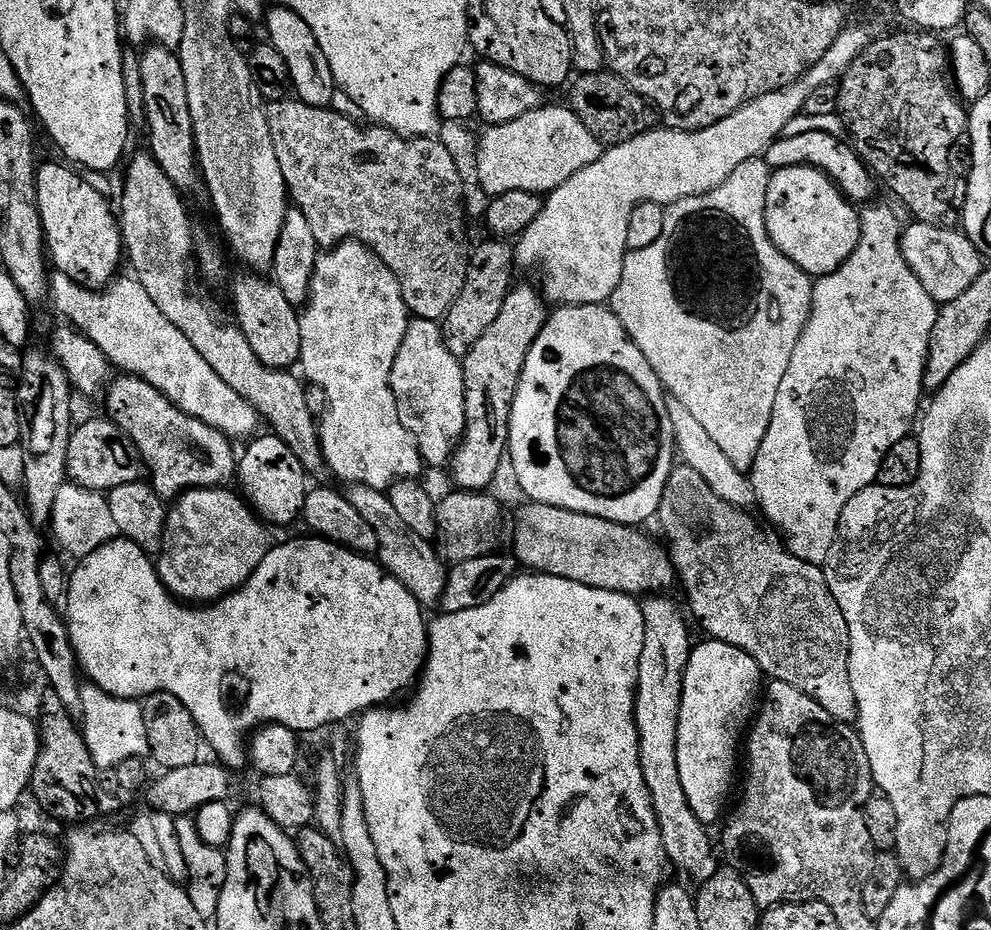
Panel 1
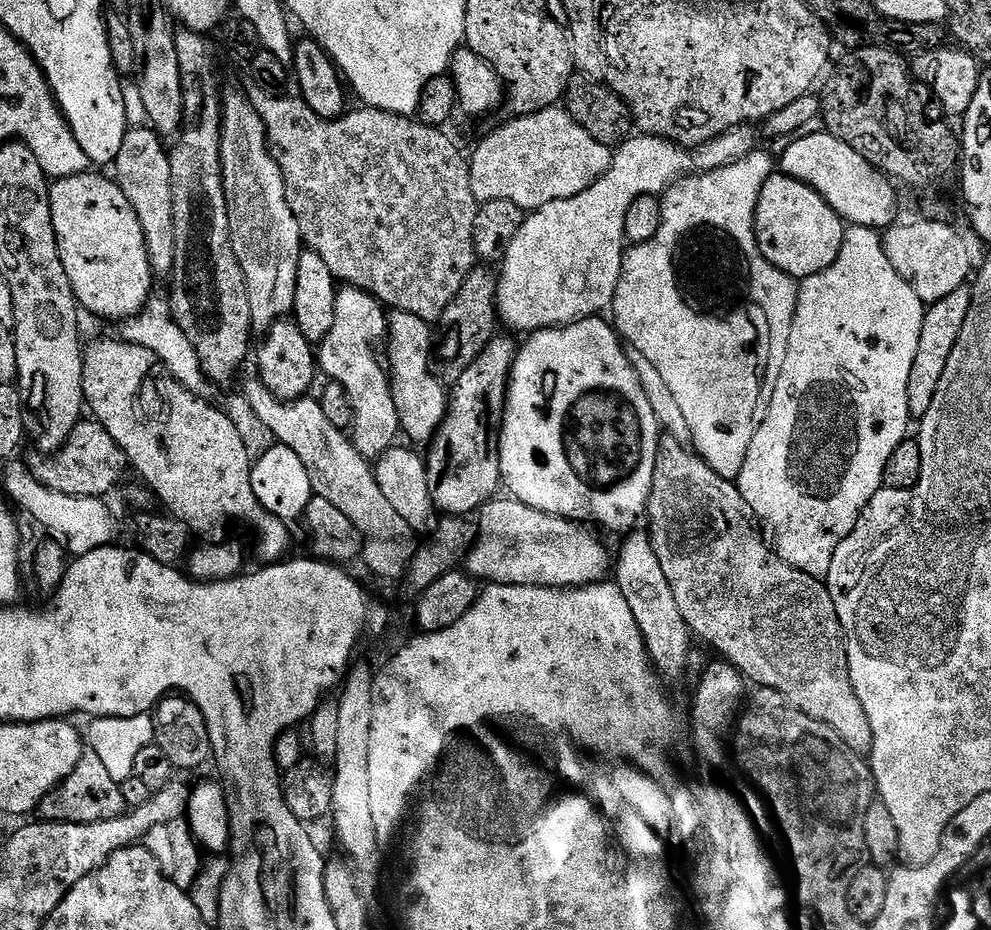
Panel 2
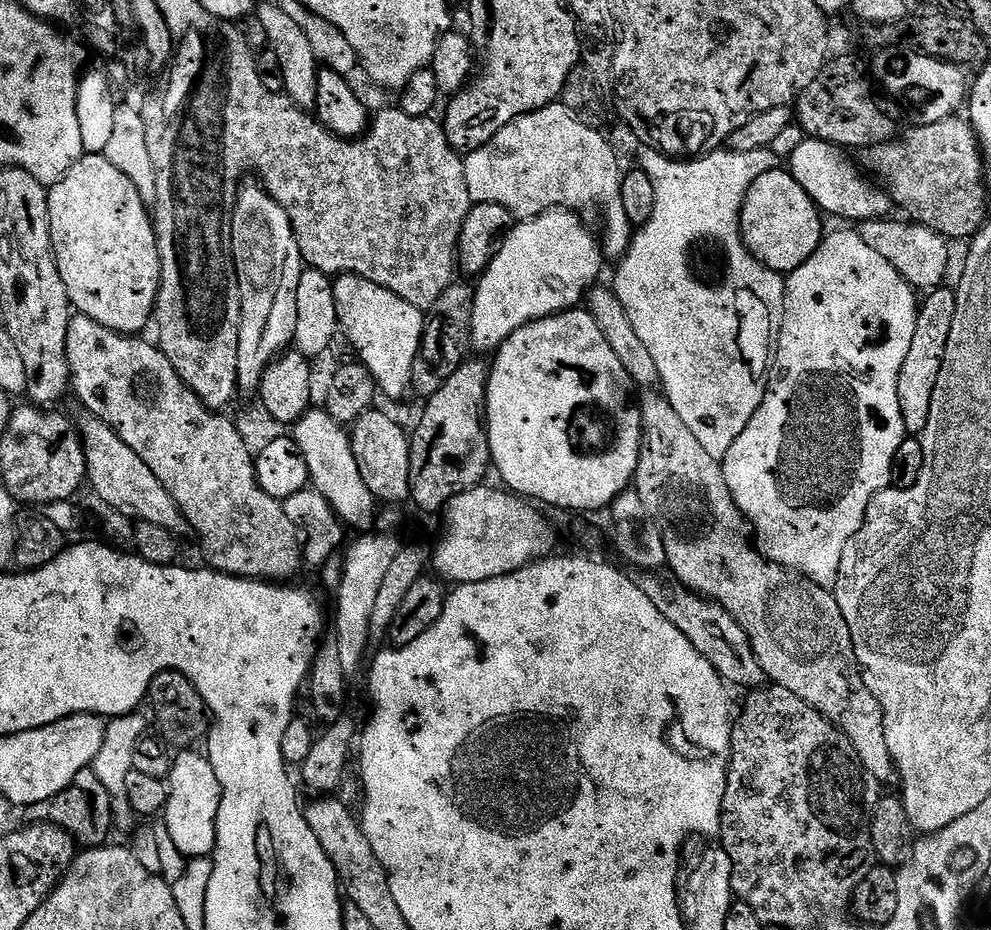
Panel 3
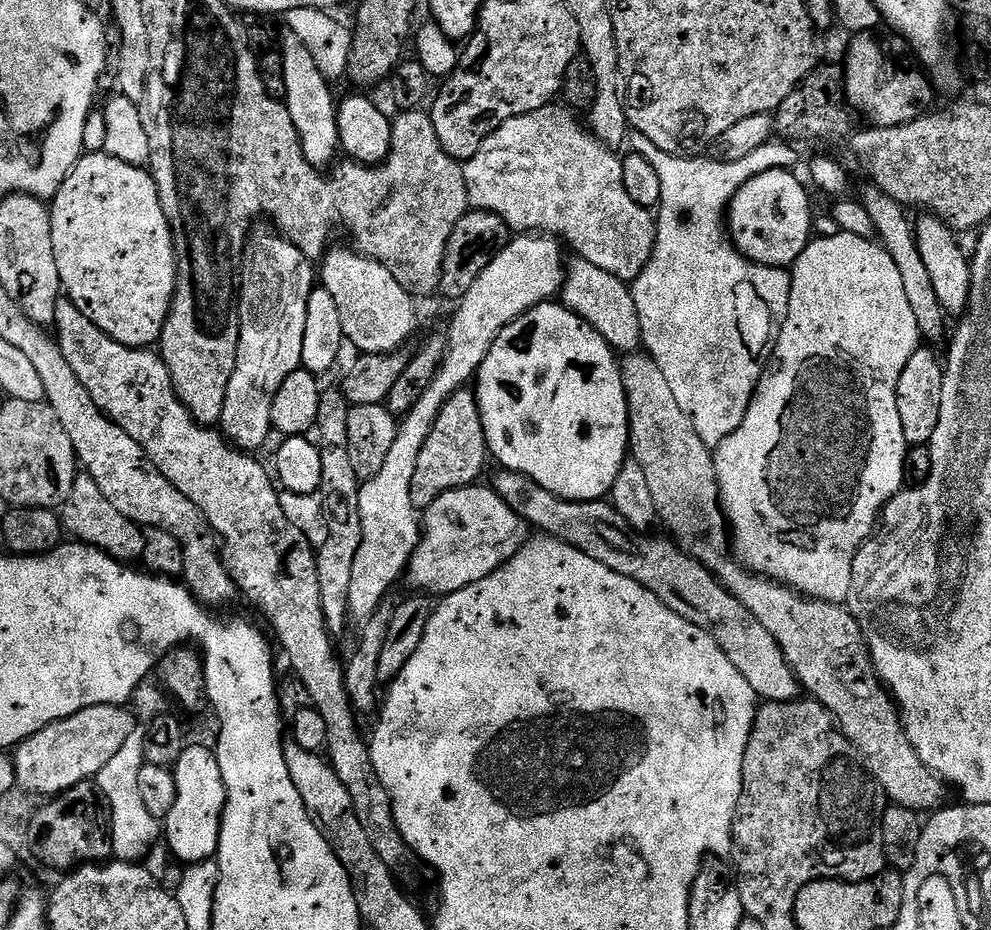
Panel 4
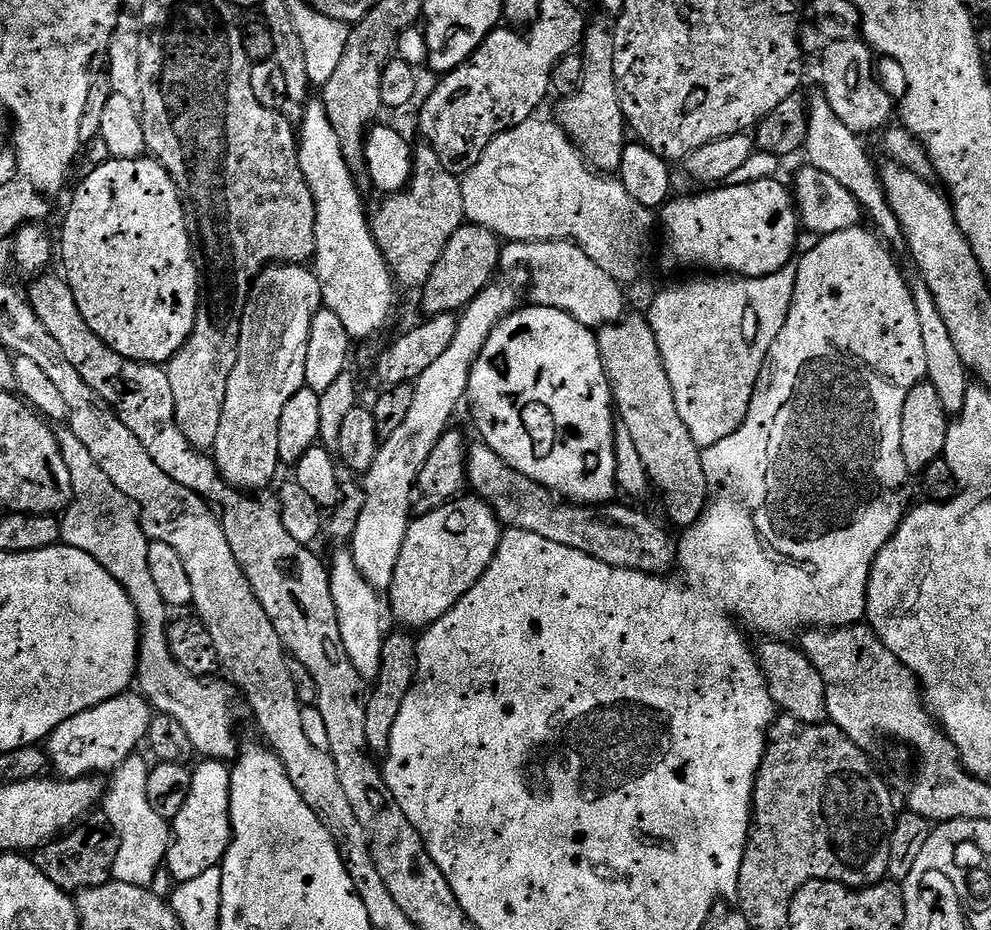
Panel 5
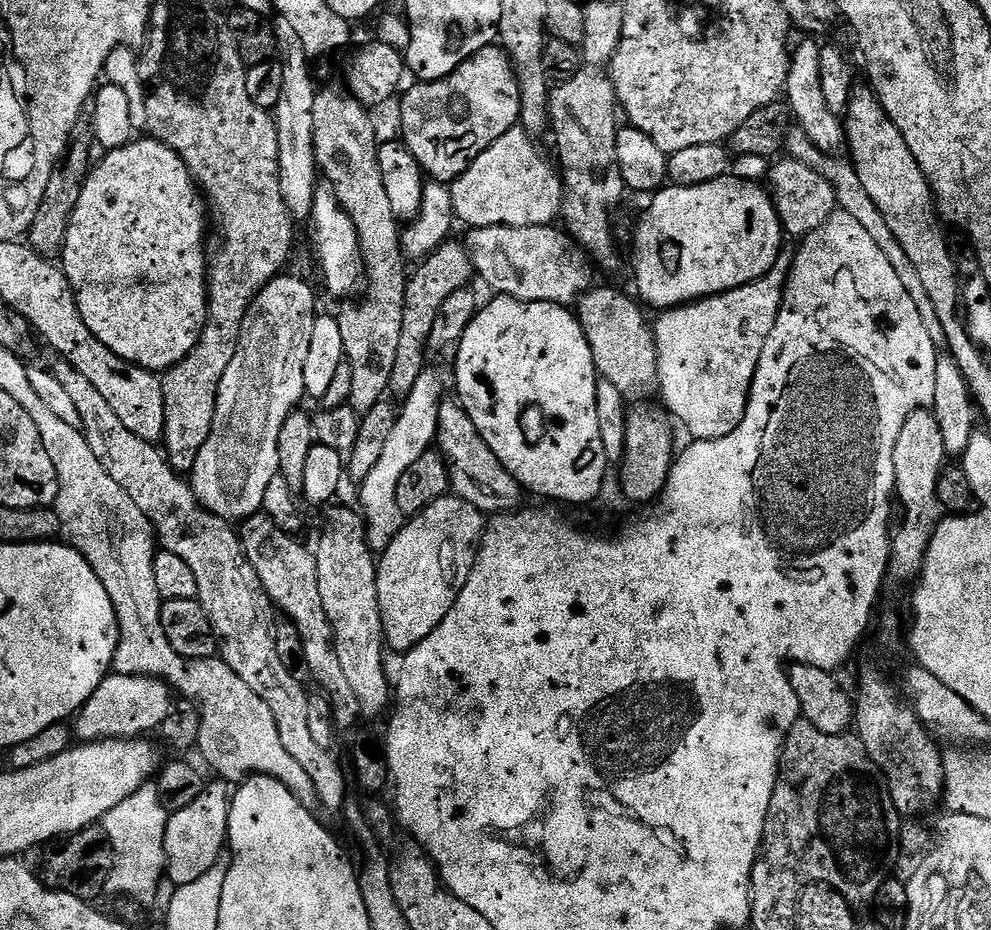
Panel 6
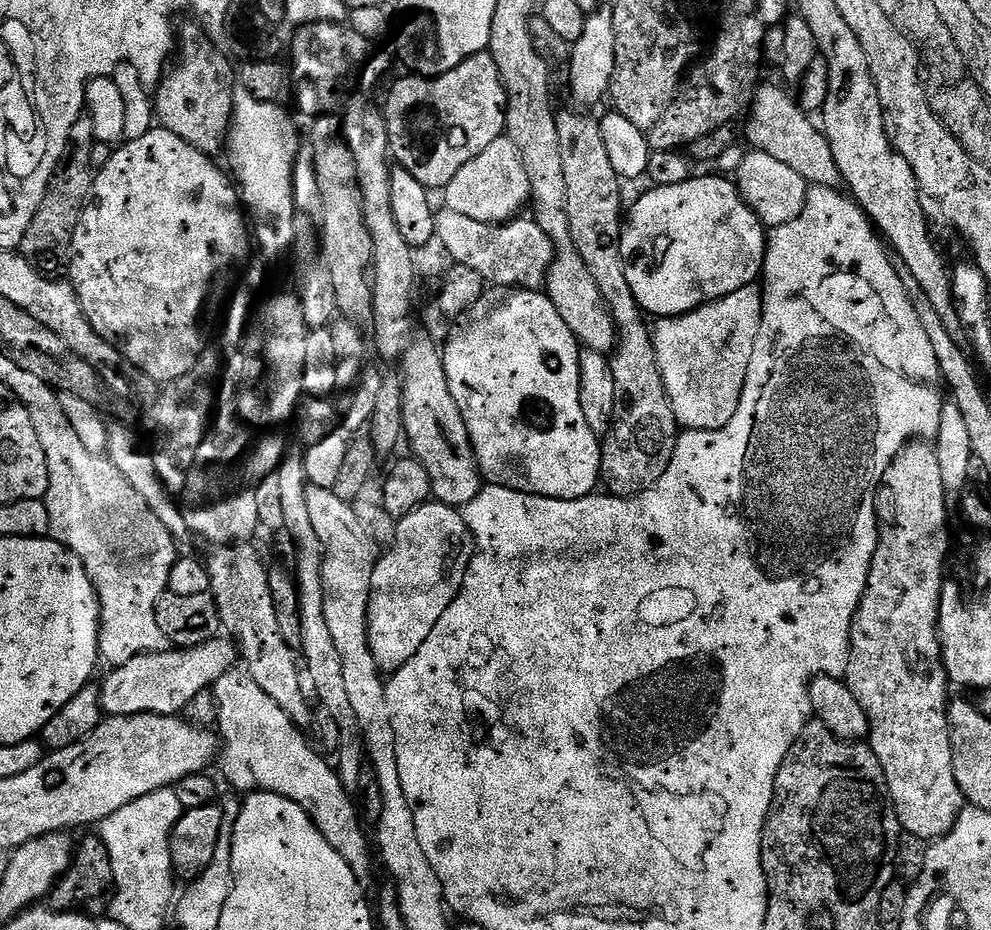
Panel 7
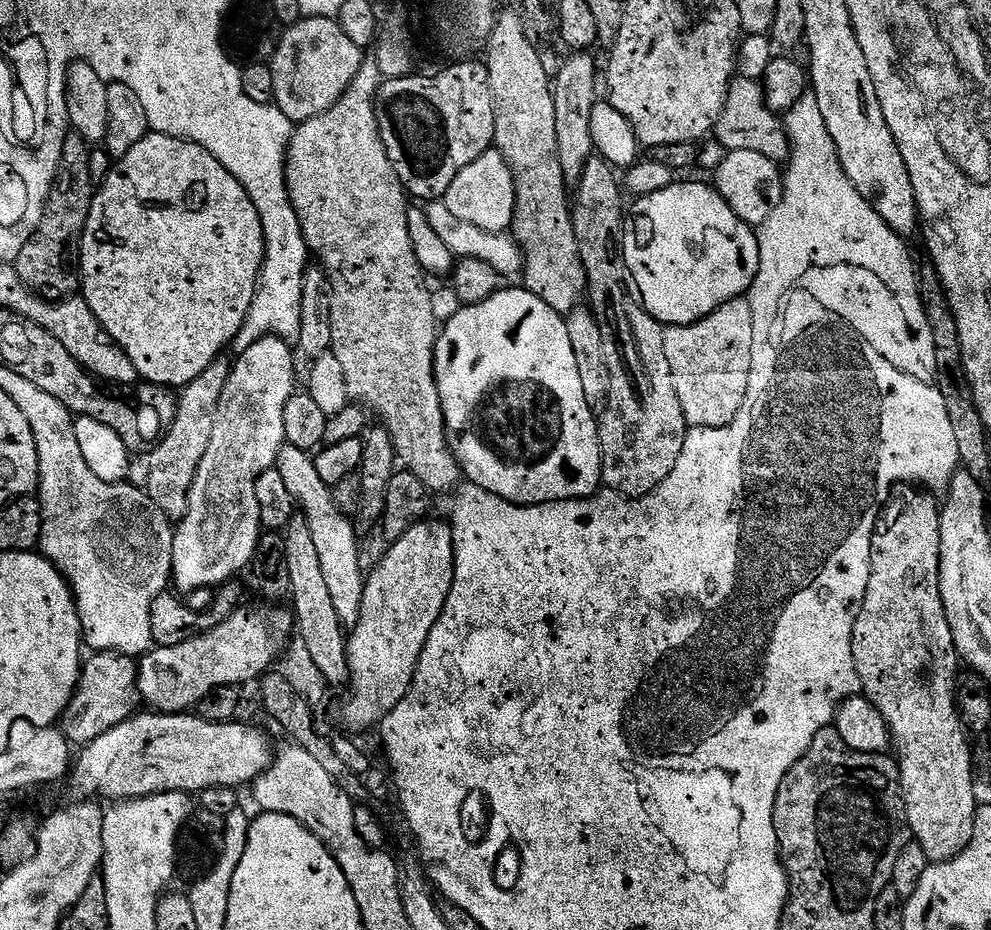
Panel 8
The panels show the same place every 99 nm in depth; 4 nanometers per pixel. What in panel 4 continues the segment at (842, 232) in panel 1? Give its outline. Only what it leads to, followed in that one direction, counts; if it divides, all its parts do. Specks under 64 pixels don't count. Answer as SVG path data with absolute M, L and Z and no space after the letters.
M775 168L750 178L750 182L734 194L726 216L726 227L736 249L755 264L791 269L810 243L813 235L812 204L796 174L787 168Z

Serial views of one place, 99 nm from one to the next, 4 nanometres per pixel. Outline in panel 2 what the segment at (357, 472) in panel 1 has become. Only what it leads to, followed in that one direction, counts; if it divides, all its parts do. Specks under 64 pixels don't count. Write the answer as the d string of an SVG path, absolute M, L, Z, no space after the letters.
M344 286L337 291L336 305L334 306L334 324L330 326L330 332L324 340L318 344L318 368L329 381L336 381L345 388L348 395L350 409L350 439L356 445L356 449L369 458L379 458L386 449L397 443L396 435L401 435L398 410L394 406L394 394L392 393L392 381L388 375L385 361L376 353L375 344L385 339L388 331L389 317L386 315L385 305L370 292L362 288Z

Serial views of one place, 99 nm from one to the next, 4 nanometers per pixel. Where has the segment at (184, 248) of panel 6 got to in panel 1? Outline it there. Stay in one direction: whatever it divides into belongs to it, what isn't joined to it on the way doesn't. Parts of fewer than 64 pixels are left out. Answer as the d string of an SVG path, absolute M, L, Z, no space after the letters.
M41 163L36 170L36 201L42 218L44 235L46 237L46 252L50 257L50 264L61 276L69 276L75 284L83 284L85 288L103 290L113 283L117 275L116 267L120 260L125 259L126 249L124 237L117 213L108 205L108 200L88 180L79 176L79 171L60 164Z

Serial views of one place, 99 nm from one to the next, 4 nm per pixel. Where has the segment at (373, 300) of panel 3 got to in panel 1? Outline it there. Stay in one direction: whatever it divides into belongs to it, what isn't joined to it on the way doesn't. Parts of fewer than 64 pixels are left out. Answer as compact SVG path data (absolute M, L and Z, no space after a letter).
M413 319L409 323L398 358L394 358L392 393L398 406L398 418L402 418L402 426L416 439L425 465L429 469L447 469L464 439L464 365L461 357L450 354L444 341L444 329L437 321Z

